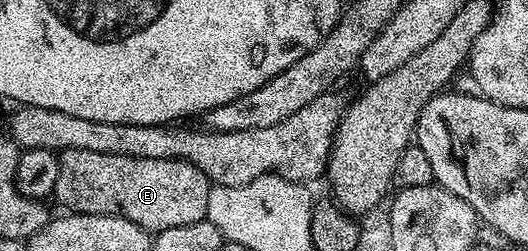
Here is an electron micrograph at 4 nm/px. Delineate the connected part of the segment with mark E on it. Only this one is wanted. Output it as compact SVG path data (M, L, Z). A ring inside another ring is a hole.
M70 149L60 150L59 153L59 179L55 179L55 191L53 197L62 205L62 210L69 213L86 213L87 215L111 215L112 217L122 217L131 223L135 223L140 229L149 230L150 234L163 231L167 227L183 227L183 223L195 223L206 220L207 195L211 188L209 178L199 171L197 165L192 165L186 161L172 161L171 159L135 159L131 155L103 155L103 151L71 151Z

